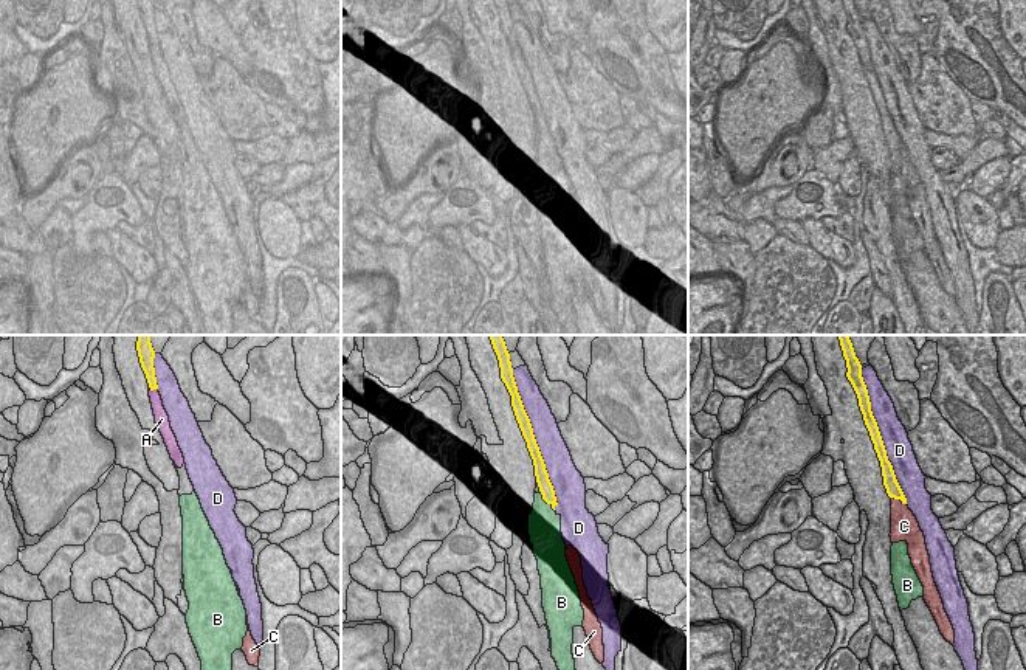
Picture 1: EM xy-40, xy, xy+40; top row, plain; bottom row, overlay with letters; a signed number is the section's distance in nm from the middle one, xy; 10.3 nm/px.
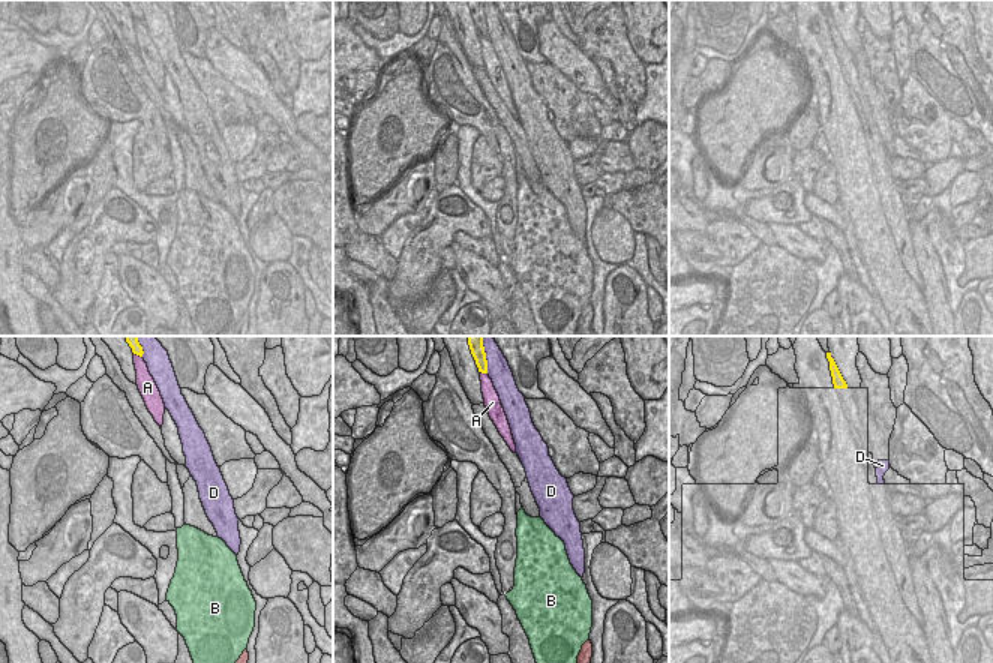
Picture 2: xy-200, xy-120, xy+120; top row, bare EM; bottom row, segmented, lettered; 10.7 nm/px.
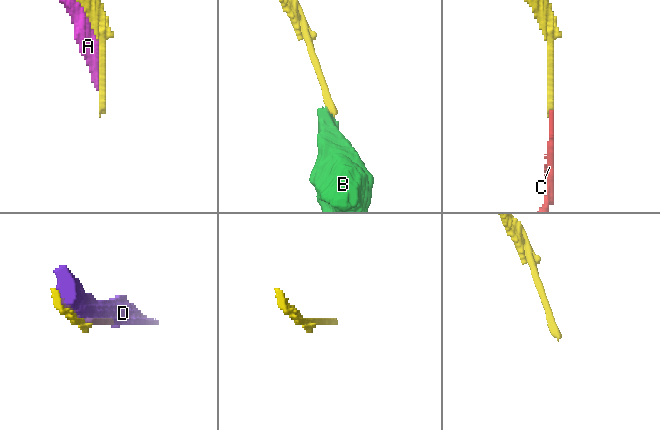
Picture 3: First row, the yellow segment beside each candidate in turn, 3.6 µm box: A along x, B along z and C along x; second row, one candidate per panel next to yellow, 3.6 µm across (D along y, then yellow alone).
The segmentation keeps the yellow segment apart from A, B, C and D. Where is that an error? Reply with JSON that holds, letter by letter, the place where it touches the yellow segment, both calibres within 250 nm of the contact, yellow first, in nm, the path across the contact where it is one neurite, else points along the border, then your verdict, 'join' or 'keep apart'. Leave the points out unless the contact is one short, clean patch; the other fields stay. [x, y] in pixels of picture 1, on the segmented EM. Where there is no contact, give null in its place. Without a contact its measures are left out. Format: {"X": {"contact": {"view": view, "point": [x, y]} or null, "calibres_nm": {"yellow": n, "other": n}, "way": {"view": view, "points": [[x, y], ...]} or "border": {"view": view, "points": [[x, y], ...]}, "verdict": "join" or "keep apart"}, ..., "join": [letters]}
{"A": {"contact": {"view": "xy-40", "point": [154, 388]}, "calibres_nm": {"yellow": 130, "other": 130}, "verdict": "keep apart"}, "B": {"contact": {"view": "xy", "point": [546, 501]}, "calibres_nm": {"yellow": 140, "other": 340}, "verdict": "keep apart"}, "C": {"contact": {"view": "xy+40", "point": [899, 498]}, "calibres_nm": {"yellow": 160, "other": 260}, "verdict": "join"}, "D": {"contact": {"view": "xy", "point": [535, 439]}, "calibres_nm": {"yellow": 130, "other": 280}, "verdict": "keep apart"}, "join": ["C"]}

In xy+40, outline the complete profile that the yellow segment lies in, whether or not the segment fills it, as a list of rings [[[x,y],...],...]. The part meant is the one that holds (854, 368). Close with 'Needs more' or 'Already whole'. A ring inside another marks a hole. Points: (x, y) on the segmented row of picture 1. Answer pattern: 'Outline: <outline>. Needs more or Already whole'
Outline: [[[838,335],[838,340],[843,351],[843,357],[846,360],[846,368],[848,368],[846,377],[857,394],[859,406],[863,414],[865,425],[869,431],[871,440],[874,444],[874,450],[880,461],[883,485],[887,489],[888,496],[891,498],[891,534],[890,534],[891,543],[905,541],[908,544],[908,555],[911,558],[911,565],[924,586],[924,600],[930,608],[939,627],[941,634],[947,642],[953,645],[955,630],[944,610],[941,594],[933,578],[925,537],[919,527],[916,516],[907,506],[907,498],[896,479],[893,465],[888,461],[877,422],[871,411],[868,389],[862,377],[862,364],[856,357],[849,337]]]. Needs more

